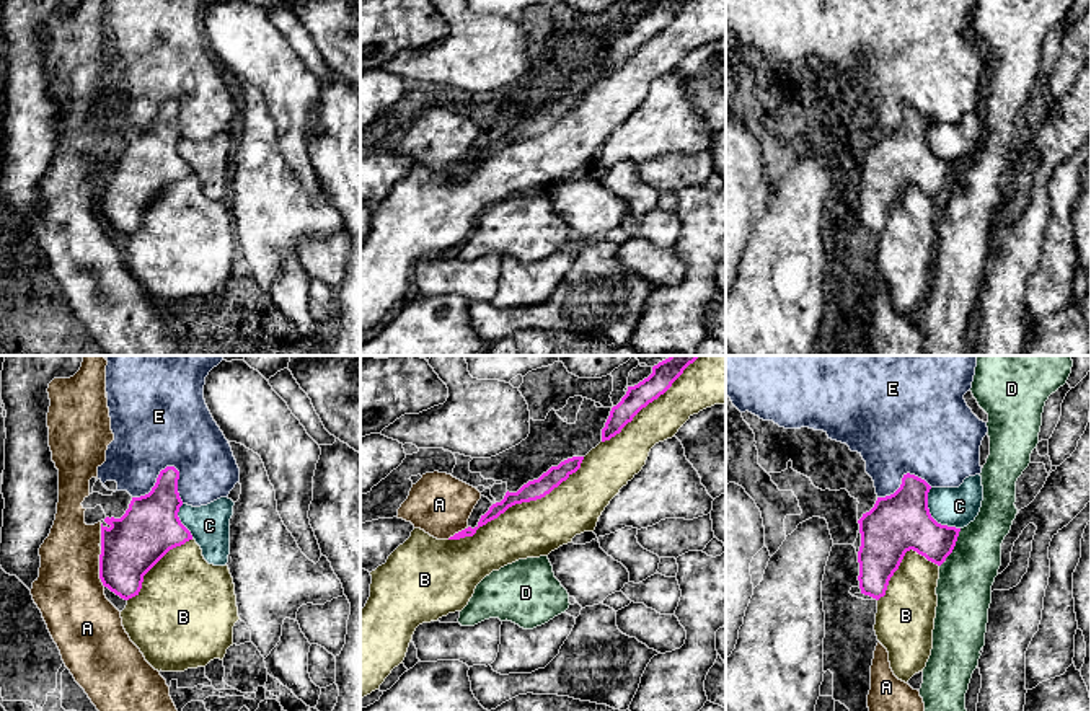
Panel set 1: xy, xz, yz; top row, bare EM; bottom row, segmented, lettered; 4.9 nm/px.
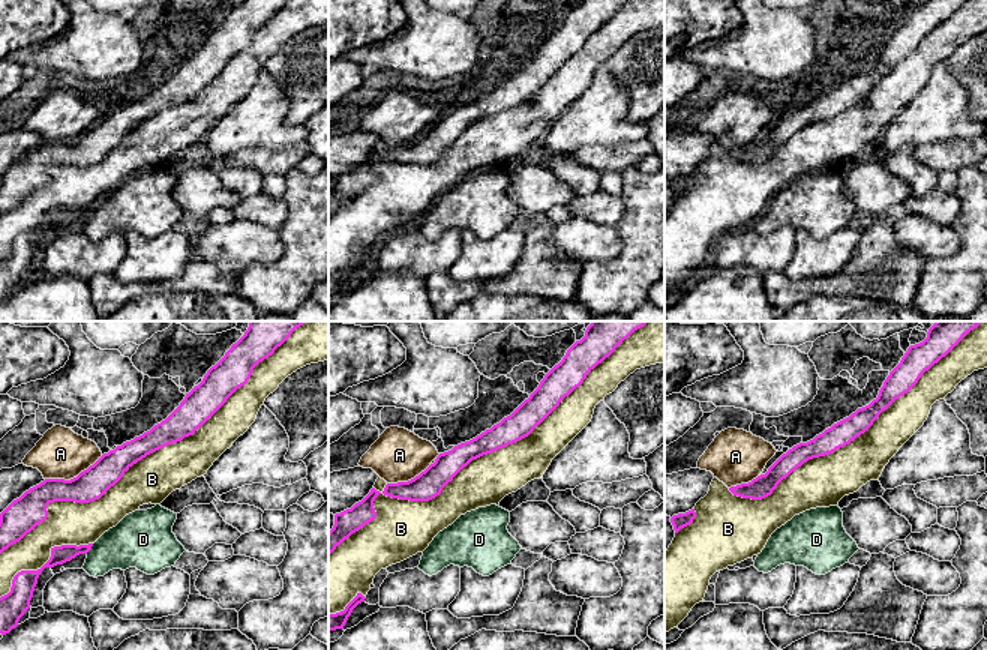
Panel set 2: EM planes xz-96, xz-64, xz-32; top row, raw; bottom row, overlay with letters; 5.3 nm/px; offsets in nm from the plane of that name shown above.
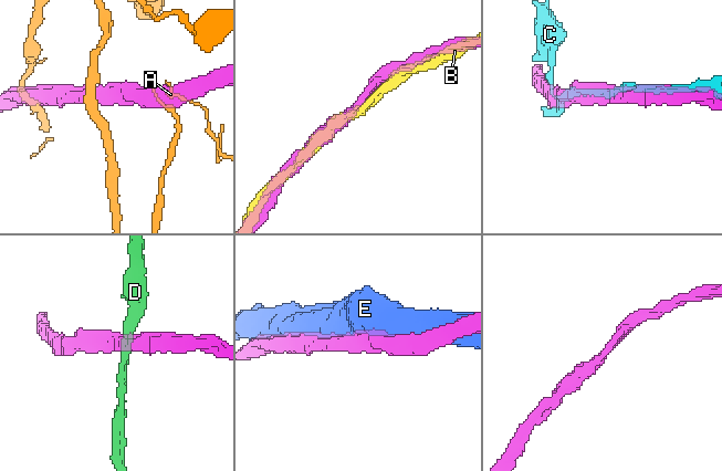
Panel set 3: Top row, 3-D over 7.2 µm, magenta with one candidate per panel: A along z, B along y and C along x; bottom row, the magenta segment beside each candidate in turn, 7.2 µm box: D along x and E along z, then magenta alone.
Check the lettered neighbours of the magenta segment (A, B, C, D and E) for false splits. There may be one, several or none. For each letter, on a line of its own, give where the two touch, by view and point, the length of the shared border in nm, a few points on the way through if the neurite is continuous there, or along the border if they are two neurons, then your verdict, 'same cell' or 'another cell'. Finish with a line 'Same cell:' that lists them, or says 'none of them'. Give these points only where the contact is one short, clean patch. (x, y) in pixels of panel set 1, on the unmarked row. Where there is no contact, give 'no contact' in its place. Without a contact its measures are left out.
A: xy (100, 201) | 200 nm | another cell
B: xz (519, 137) | 800 nm | same cell
C: yz (930, 150) | 260 nm | another cell
D: yz (953, 183) | 220 nm | along yz (961, 163), (953, 186), (940, 201) | another cell
E: xy (157, 114) | 280 nm | another cell
Same cell: B

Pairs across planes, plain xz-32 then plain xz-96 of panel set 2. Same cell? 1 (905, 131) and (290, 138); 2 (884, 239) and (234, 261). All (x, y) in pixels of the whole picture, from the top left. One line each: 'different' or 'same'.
1: same
2: different

